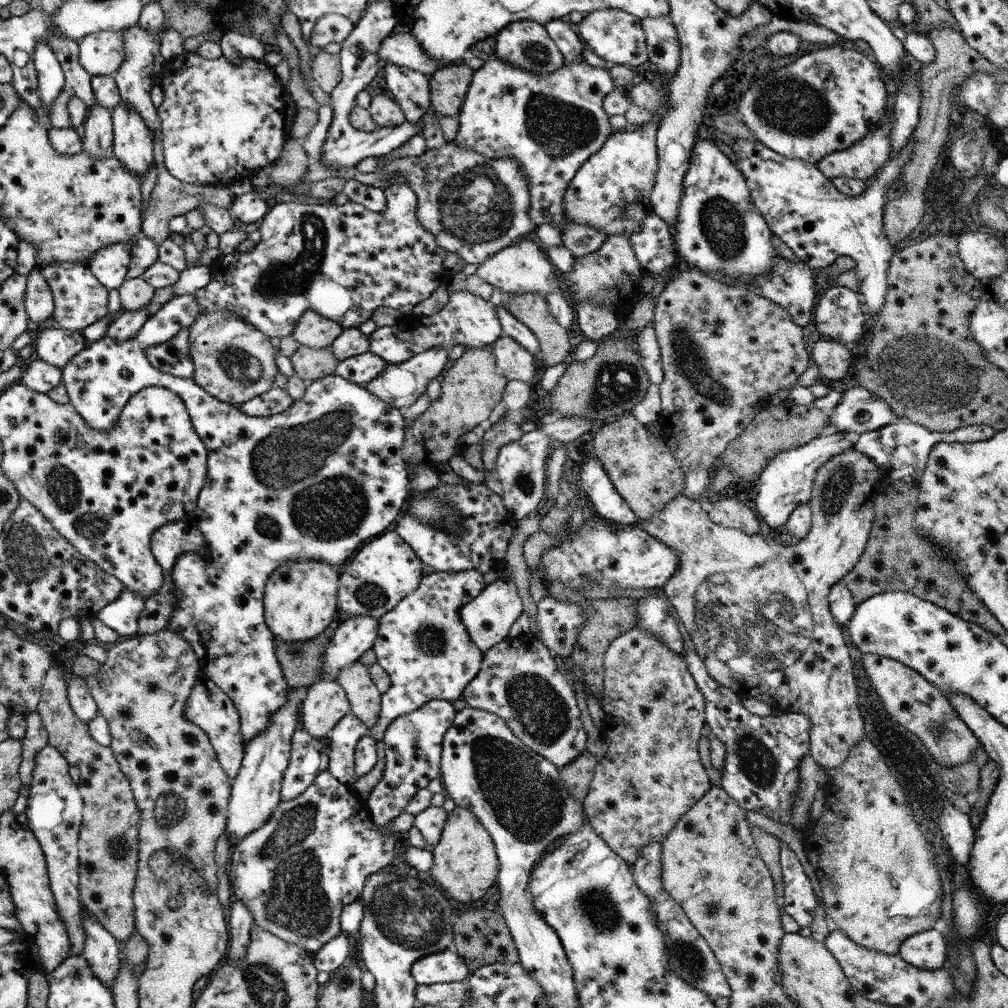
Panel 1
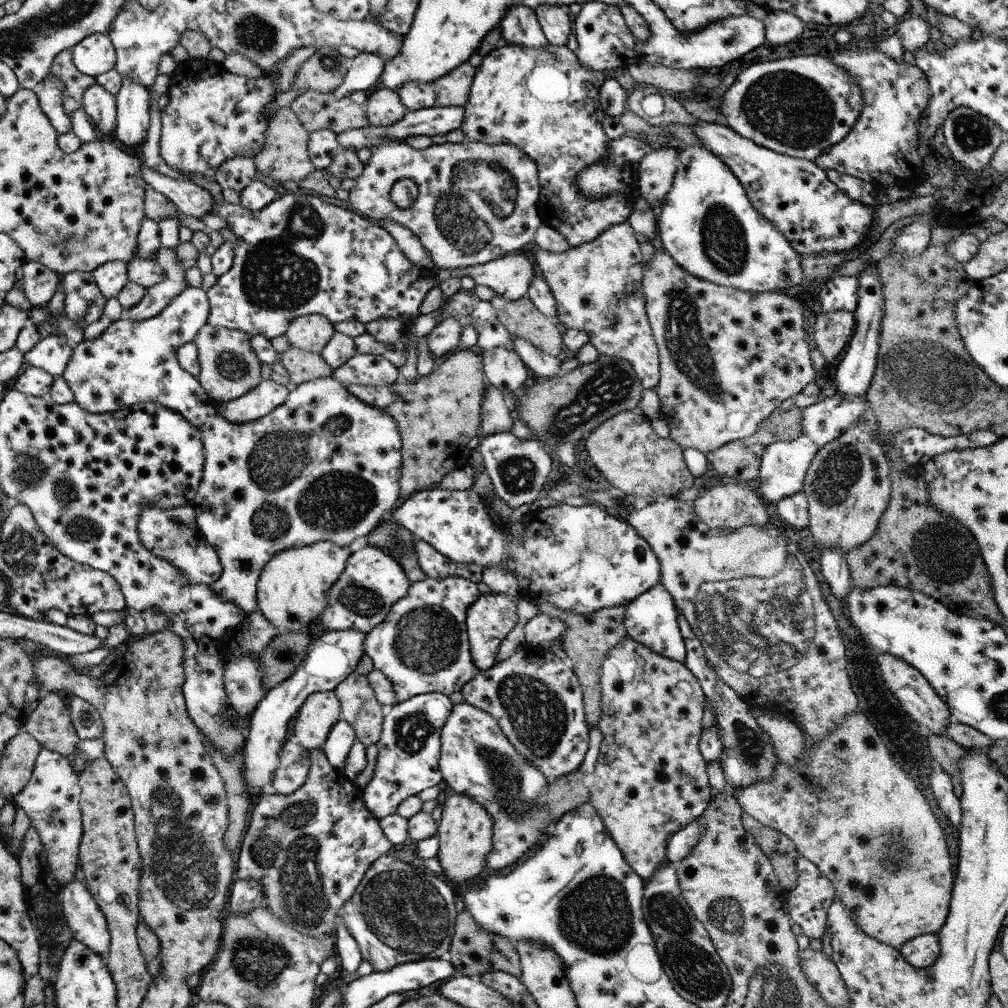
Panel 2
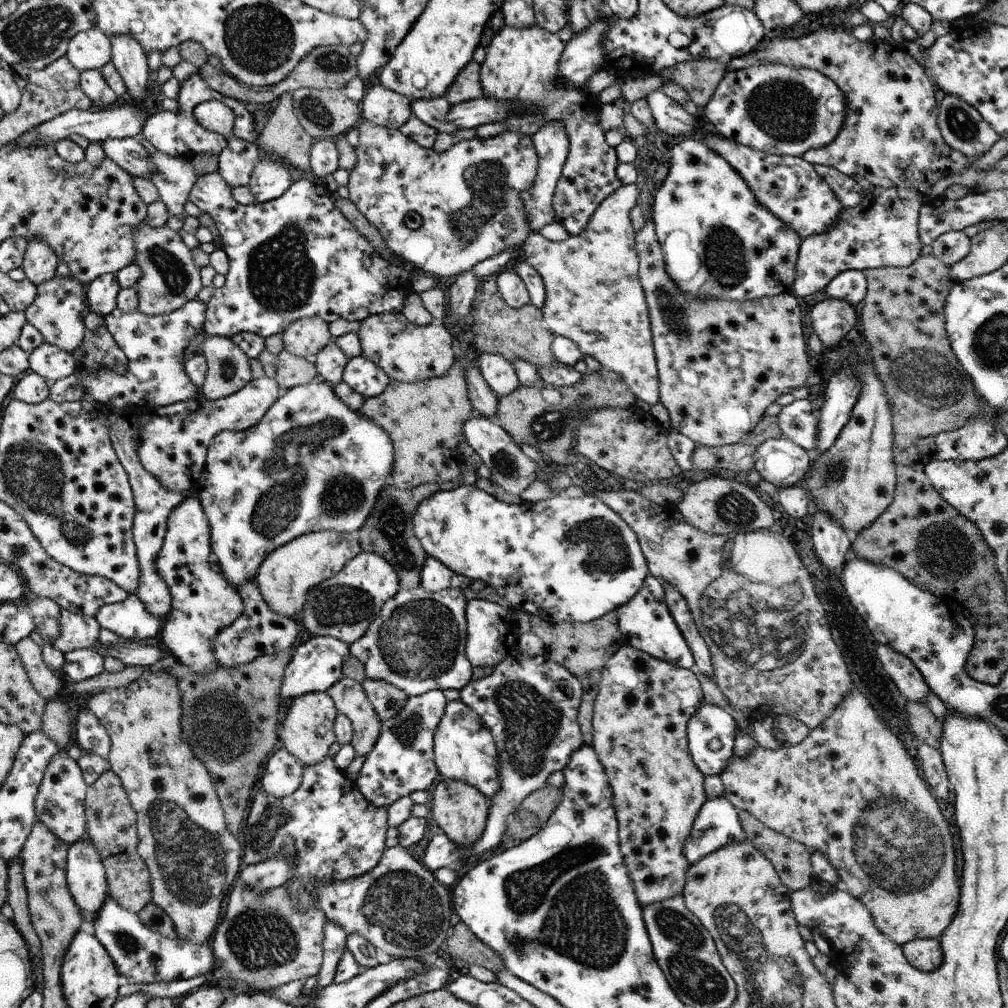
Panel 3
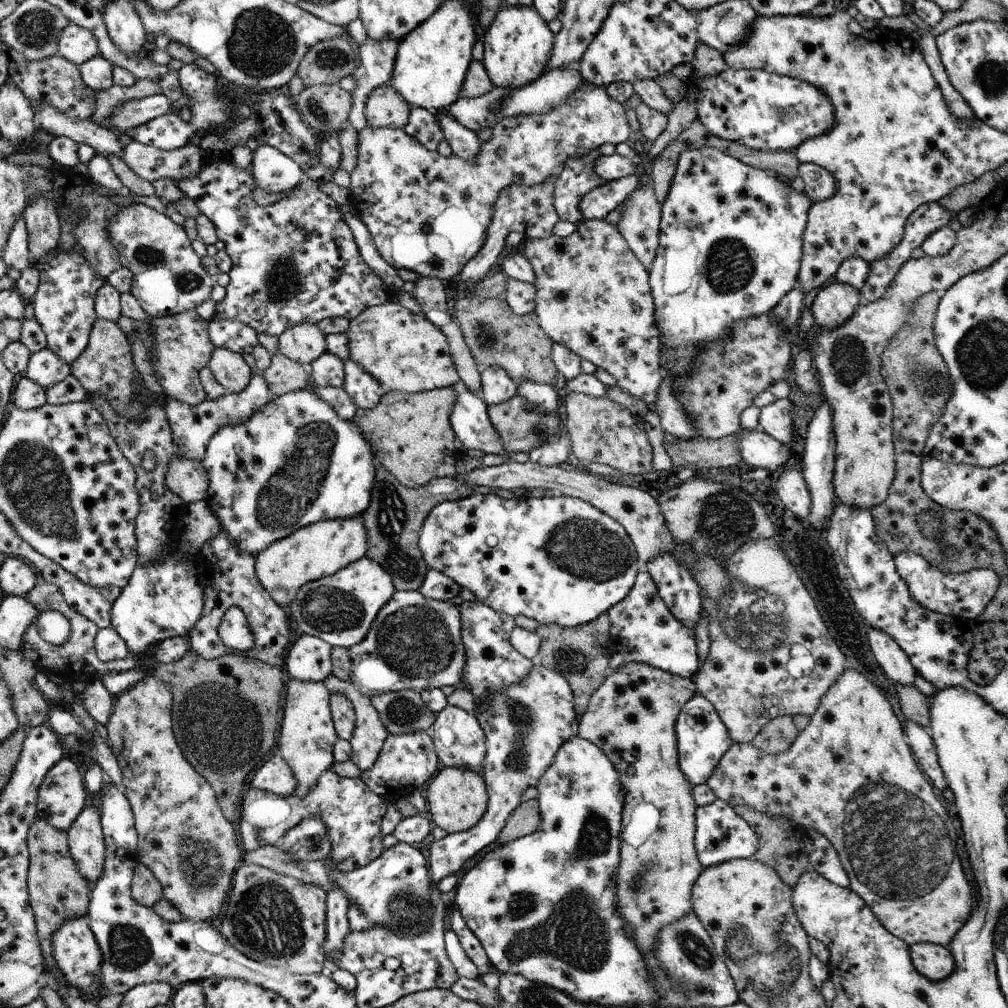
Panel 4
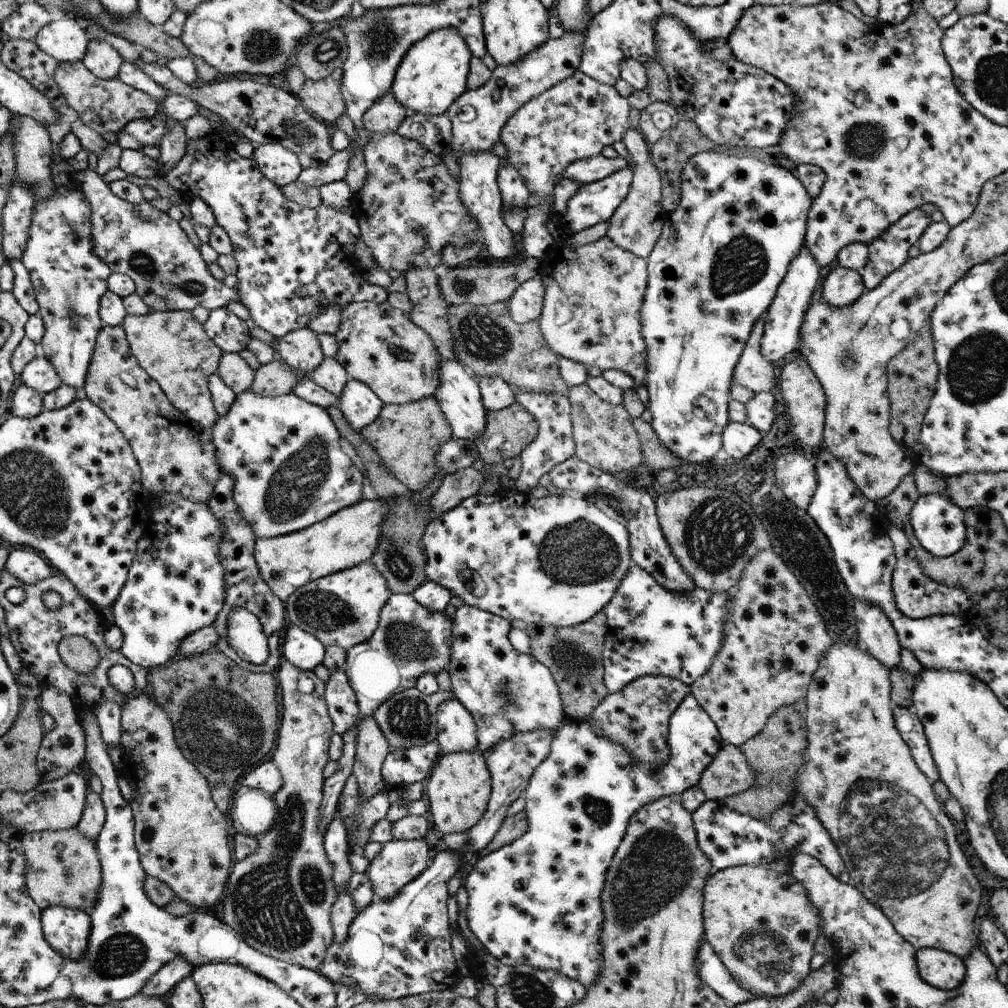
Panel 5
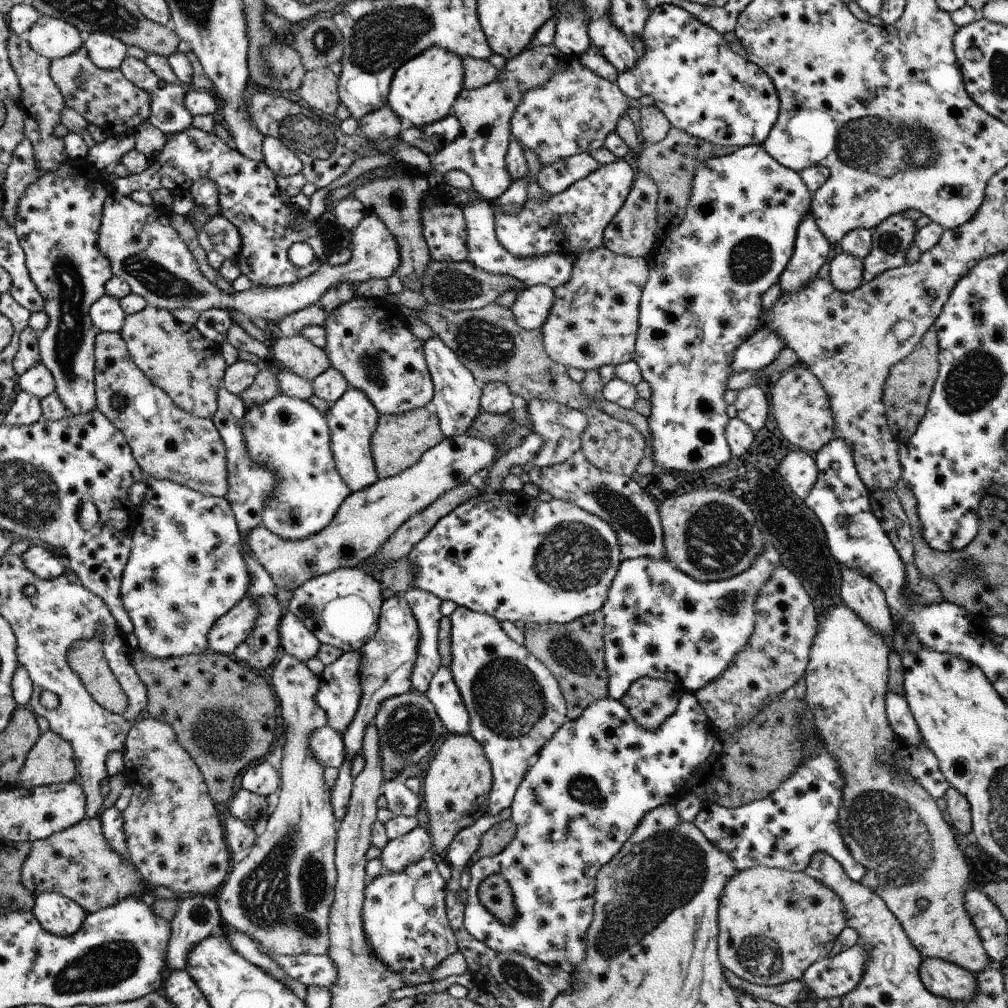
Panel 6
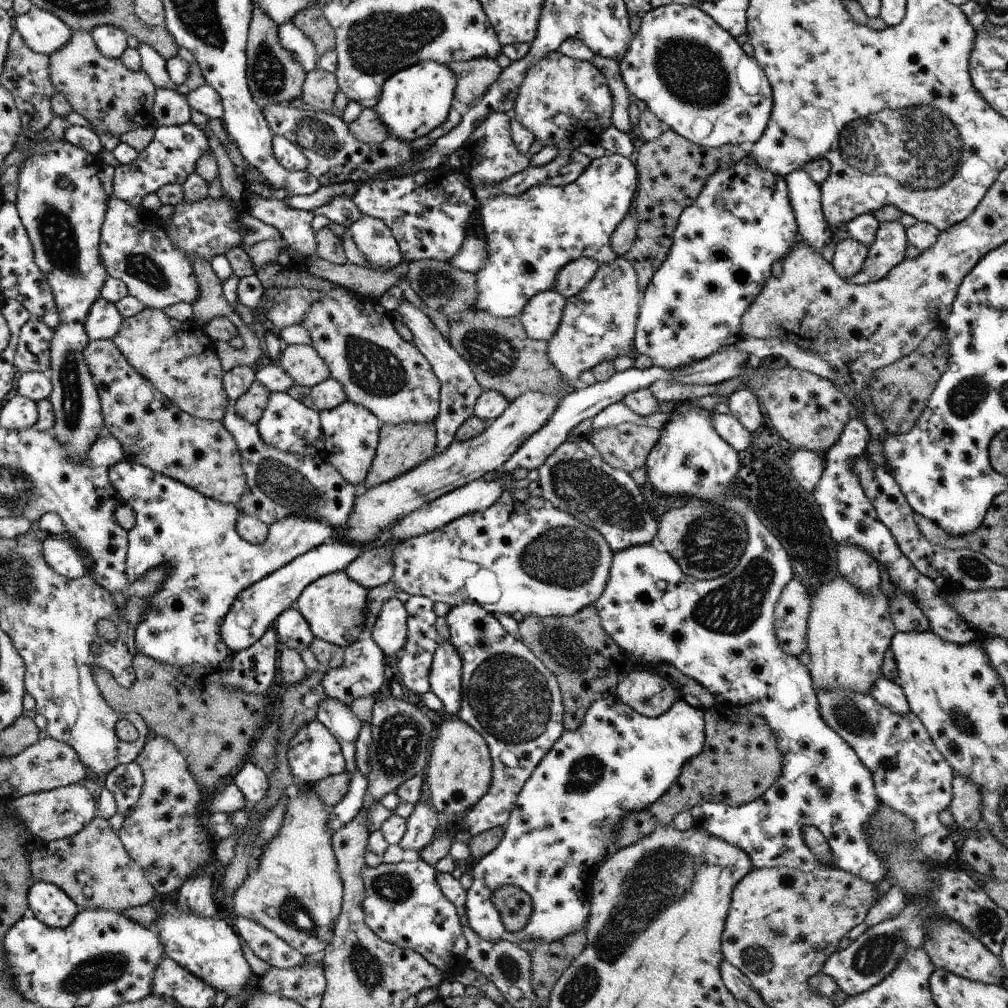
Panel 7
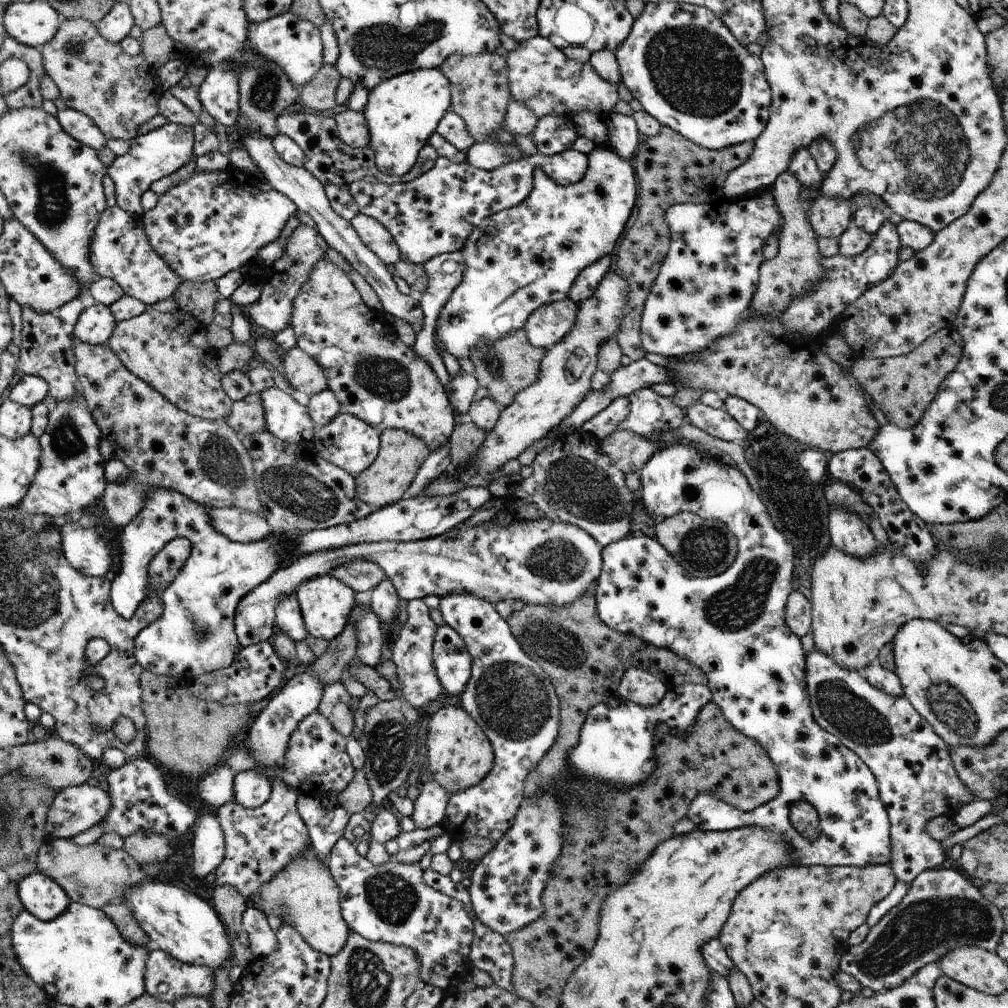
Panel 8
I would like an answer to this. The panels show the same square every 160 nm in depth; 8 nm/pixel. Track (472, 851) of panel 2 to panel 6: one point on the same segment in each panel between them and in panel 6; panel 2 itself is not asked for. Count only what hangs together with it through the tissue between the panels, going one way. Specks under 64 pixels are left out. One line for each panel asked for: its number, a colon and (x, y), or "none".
3: (462, 812)
4: (458, 798)
5: (458, 790)
6: (457, 785)

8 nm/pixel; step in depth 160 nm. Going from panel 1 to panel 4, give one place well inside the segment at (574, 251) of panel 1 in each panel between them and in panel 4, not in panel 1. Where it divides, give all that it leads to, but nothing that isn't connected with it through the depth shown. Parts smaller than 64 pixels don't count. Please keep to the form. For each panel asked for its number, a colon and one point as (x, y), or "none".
2: (542, 100)
3: (521, 66)
4: (517, 47)

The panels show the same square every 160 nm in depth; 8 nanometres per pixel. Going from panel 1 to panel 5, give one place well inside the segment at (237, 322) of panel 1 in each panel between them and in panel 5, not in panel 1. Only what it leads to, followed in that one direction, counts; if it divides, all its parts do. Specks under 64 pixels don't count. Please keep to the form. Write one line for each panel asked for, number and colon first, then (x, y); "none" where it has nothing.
2: (229, 368)
3: (228, 370)
4: (230, 369)
5: (234, 371)

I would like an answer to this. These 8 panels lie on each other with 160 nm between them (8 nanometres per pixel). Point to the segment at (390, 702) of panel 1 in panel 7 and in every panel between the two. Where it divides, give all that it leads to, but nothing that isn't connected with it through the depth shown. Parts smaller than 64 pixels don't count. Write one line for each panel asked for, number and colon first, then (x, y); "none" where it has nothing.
2: (423, 647)
3: (418, 644)
4: (416, 643)
5: (410, 641)
6: (387, 661)
7: (390, 629)

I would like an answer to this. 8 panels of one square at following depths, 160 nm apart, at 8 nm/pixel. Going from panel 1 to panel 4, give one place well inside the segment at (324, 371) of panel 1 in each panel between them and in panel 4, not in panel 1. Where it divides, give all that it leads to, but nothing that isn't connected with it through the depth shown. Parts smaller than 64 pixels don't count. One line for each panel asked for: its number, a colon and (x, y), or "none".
2: (302, 366)
3: (292, 370)
4: (283, 376)

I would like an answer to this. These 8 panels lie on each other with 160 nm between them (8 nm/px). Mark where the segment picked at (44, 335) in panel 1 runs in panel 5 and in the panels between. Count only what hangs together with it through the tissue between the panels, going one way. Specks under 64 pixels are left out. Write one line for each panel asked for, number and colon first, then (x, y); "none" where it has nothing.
2: (52, 354)
3: (48, 360)
4: (46, 368)
5: (41, 375)

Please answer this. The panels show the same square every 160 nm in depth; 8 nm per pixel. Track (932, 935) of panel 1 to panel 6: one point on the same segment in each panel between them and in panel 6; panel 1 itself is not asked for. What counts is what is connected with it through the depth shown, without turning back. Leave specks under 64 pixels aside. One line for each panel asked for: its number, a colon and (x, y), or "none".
2: (921, 952)
3: (925, 955)
4: (935, 962)
5: (944, 970)
6: (946, 979)

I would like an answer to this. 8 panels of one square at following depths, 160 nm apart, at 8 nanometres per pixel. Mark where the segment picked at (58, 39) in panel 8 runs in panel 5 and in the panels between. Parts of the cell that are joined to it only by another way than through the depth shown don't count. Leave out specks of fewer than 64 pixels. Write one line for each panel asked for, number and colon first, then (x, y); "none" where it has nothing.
5: (103, 105)
6: (107, 98)
7: (114, 99)

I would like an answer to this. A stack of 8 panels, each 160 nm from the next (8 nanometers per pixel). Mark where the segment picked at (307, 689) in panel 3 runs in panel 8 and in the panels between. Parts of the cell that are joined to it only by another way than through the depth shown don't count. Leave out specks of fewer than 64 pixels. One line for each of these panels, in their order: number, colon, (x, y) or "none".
4: (310, 659)
5: (305, 651)
6: (298, 639)
7: (294, 632)
8: (289, 620)

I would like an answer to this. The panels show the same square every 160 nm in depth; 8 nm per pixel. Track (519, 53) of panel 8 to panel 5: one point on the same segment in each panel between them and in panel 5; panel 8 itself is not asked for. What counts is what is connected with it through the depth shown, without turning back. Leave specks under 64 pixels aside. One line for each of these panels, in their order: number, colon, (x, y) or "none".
5: (576, 119)
6: (576, 110)
7: (564, 102)

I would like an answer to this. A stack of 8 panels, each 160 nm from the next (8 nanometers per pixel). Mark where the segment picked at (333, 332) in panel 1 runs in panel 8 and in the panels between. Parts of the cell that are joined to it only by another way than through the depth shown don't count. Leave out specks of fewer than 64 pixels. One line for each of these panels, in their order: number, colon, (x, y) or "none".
2: (312, 333)
3: (307, 337)
4: (305, 343)
5: (301, 349)
6: (301, 355)
7: (303, 363)
8: (303, 372)

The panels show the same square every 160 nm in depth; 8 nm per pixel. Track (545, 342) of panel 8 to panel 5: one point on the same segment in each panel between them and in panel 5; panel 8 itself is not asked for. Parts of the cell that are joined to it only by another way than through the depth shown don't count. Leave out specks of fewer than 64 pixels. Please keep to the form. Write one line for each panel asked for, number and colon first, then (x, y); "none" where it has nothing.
5: (526, 304)
6: (531, 309)
7: (541, 316)

